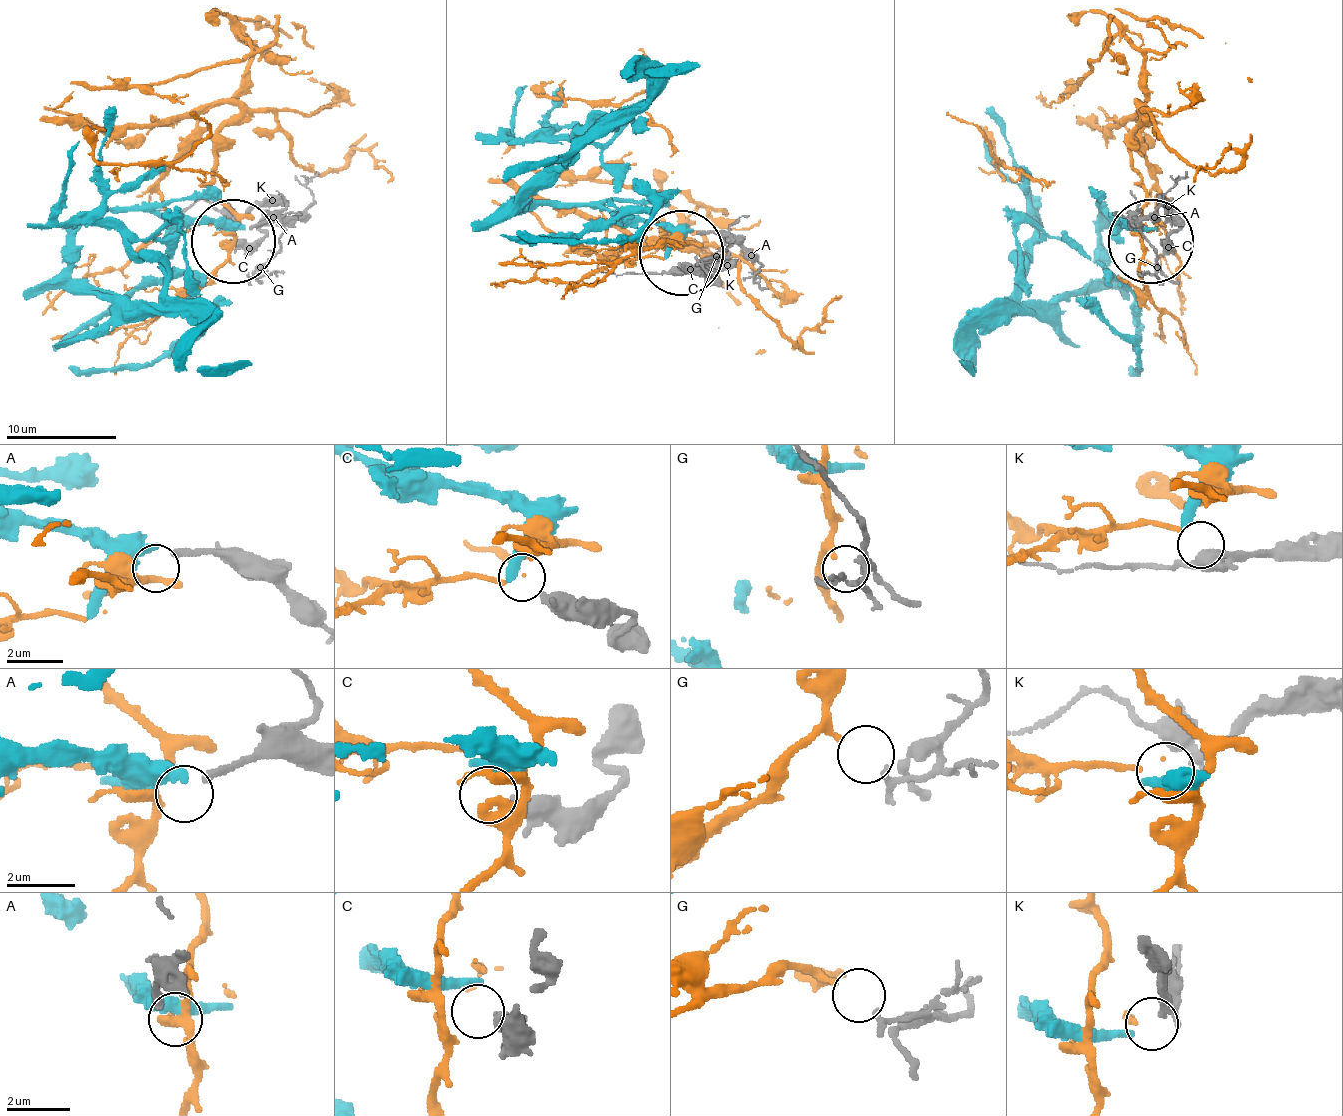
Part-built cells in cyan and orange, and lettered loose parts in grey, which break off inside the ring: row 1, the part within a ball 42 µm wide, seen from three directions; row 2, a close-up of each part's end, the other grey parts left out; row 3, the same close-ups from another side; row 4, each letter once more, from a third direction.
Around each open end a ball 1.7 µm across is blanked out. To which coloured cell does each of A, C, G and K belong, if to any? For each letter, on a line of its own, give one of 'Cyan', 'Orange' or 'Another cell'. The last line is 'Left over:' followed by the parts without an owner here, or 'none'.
A: Another cell
C: Another cell
G: Orange
K: Cyan
Left over: A, C

